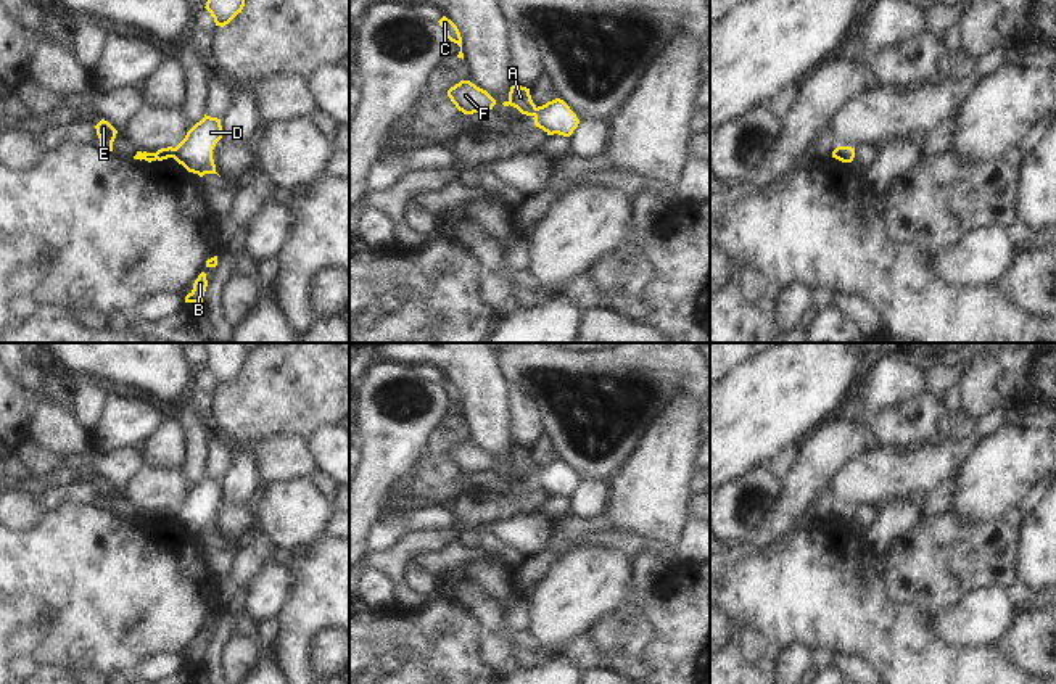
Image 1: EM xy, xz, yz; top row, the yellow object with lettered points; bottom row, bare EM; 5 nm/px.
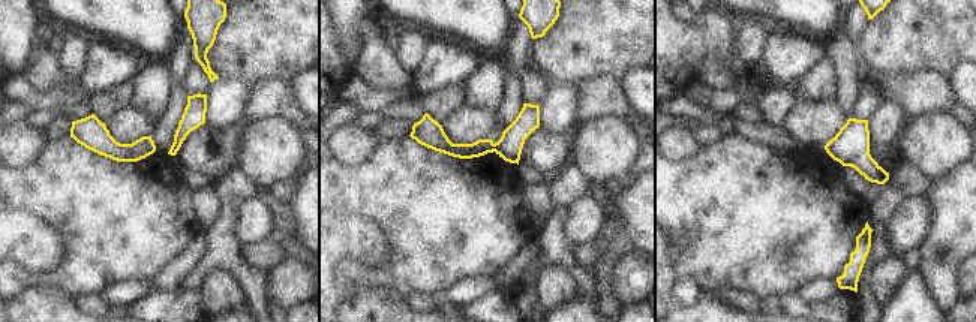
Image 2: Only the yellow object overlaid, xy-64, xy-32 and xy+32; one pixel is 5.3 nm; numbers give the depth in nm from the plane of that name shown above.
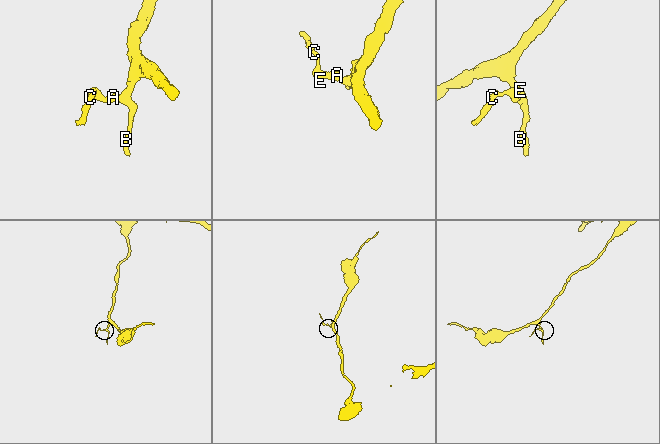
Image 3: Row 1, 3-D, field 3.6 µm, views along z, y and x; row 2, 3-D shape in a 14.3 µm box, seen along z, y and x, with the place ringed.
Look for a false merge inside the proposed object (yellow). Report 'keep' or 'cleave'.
cleave

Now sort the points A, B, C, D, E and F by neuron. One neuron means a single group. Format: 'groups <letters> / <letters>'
groups A C E F / B D

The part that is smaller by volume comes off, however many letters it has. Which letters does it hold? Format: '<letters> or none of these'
A, C, E, F

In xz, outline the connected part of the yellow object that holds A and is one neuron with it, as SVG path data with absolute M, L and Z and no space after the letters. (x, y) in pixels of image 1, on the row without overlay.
M515 444L510 447L509 460L502 465L510 465L526 476L534 476L536 473L536 465L531 460L530 449Z

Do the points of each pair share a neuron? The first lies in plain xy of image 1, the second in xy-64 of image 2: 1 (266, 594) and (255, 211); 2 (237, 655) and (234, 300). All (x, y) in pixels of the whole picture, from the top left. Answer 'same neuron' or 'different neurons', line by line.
1: same neuron
2: same neuron

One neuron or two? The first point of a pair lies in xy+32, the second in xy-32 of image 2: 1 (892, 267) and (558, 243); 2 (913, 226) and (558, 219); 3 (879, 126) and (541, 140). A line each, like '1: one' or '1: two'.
1: two
2: two
3: two

